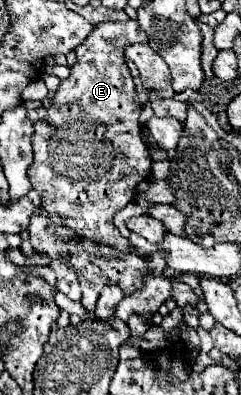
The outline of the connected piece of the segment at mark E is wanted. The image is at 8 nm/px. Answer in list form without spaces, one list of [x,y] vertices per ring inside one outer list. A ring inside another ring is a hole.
[[[135,19],[95,25],[95,31],[91,31],[91,35],[87,35],[87,39],[75,49],[77,63],[71,67],[69,79],[63,79],[59,89],[55,91],[47,115],[33,125],[35,159],[29,167],[29,179],[33,189],[41,195],[41,207],[49,213],[61,215],[63,223],[71,227],[77,235],[95,243],[109,245],[123,253],[131,253],[131,243],[115,229],[113,215],[137,197],[137,185],[141,181],[151,179],[153,159],[149,155],[149,147],[143,141],[139,127],[139,115],[143,111],[143,105],[139,103],[133,77],[121,55],[125,45],[145,41],[147,35]]]

